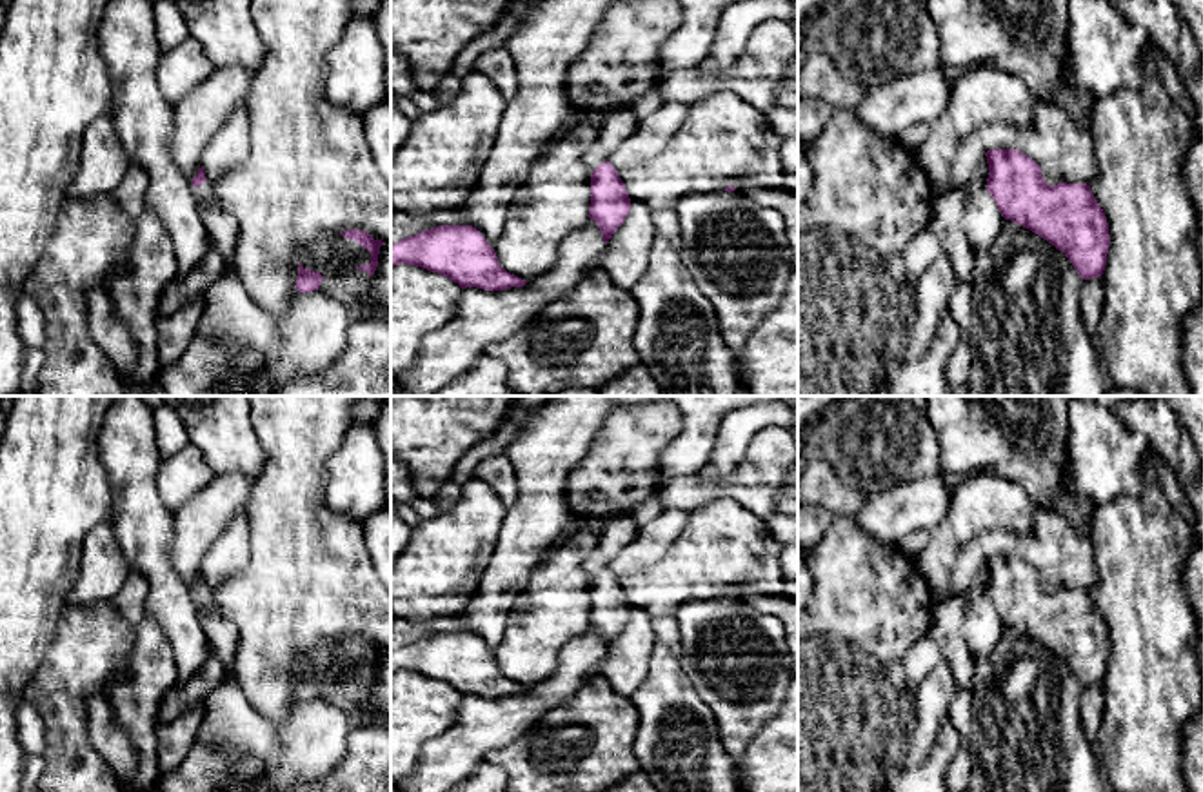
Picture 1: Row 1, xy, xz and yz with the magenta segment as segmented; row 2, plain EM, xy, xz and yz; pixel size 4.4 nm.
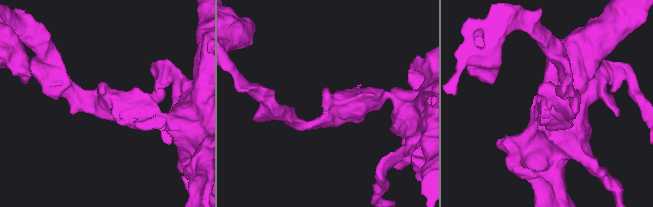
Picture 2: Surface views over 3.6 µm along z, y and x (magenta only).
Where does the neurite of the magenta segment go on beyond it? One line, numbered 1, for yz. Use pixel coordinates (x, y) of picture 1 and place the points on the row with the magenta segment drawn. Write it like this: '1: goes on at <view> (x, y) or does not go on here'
1: does not go on here

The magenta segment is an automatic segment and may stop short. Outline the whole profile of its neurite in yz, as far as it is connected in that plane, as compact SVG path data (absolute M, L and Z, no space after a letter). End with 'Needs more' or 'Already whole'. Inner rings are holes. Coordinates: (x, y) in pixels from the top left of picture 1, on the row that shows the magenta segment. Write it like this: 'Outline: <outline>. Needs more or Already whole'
Outline: M990 149L987 191L1001 216L1019 223L1056 249L1083 280L1098 278L1107 265L1109 223L1090 185L1049 185L1041 167L1018 149Z. Already whole

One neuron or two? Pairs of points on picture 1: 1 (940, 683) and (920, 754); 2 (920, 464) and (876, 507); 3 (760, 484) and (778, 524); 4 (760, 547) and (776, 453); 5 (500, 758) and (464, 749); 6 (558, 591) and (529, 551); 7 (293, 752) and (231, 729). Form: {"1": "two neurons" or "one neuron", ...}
{"1": "one neuron", "2": "two neurons", "3": "two neurons", "4": "two neurons", "5": "two neurons", "6": "two neurons", "7": "one neuron"}

